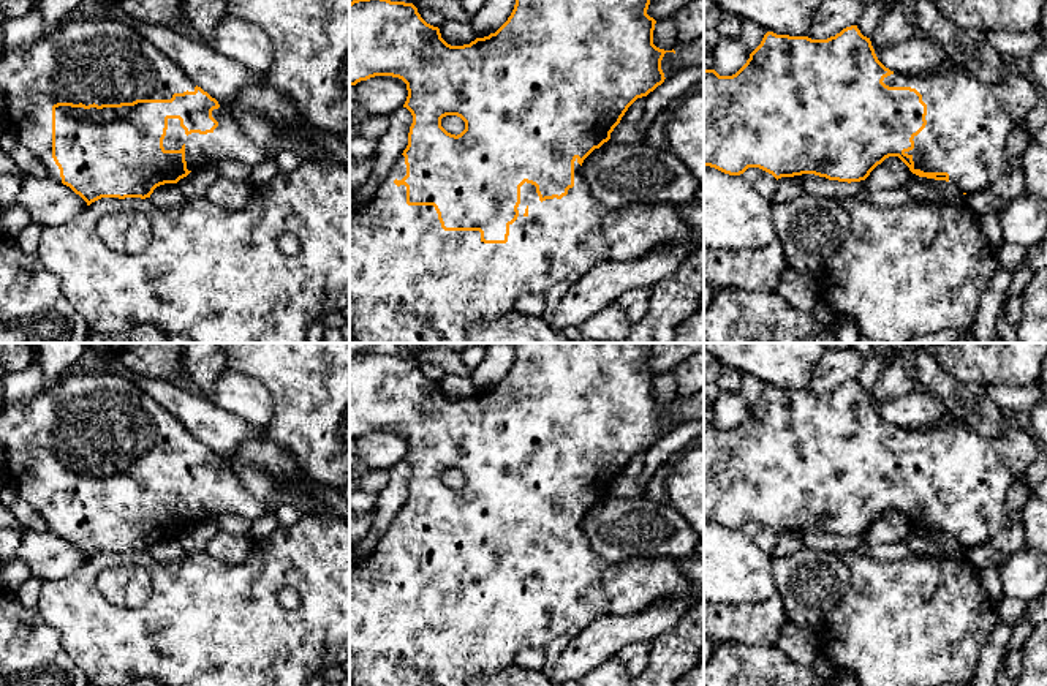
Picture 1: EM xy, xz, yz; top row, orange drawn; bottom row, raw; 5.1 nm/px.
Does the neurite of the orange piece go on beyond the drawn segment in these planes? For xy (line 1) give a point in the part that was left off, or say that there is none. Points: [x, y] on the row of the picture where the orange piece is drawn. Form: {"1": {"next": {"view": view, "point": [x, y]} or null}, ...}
{"1": {"next": {"view": "xy", "point": [87, 59]}}}

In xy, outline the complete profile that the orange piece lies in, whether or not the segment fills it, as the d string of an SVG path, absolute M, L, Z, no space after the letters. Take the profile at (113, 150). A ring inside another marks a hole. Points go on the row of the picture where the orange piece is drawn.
M70 16L51 33L3 54L0 92L17 144L47 168L51 179L70 187L87 205L101 198L150 198L157 187L177 183L191 171L217 166L223 160L255 166L270 156L245 136L229 109L138 33L130 19Z

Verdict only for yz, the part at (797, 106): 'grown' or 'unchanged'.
grown

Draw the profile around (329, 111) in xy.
M226 0L228 14L258 25L272 41L274 63L266 74L318 130L340 138L350 130L350 0Z

